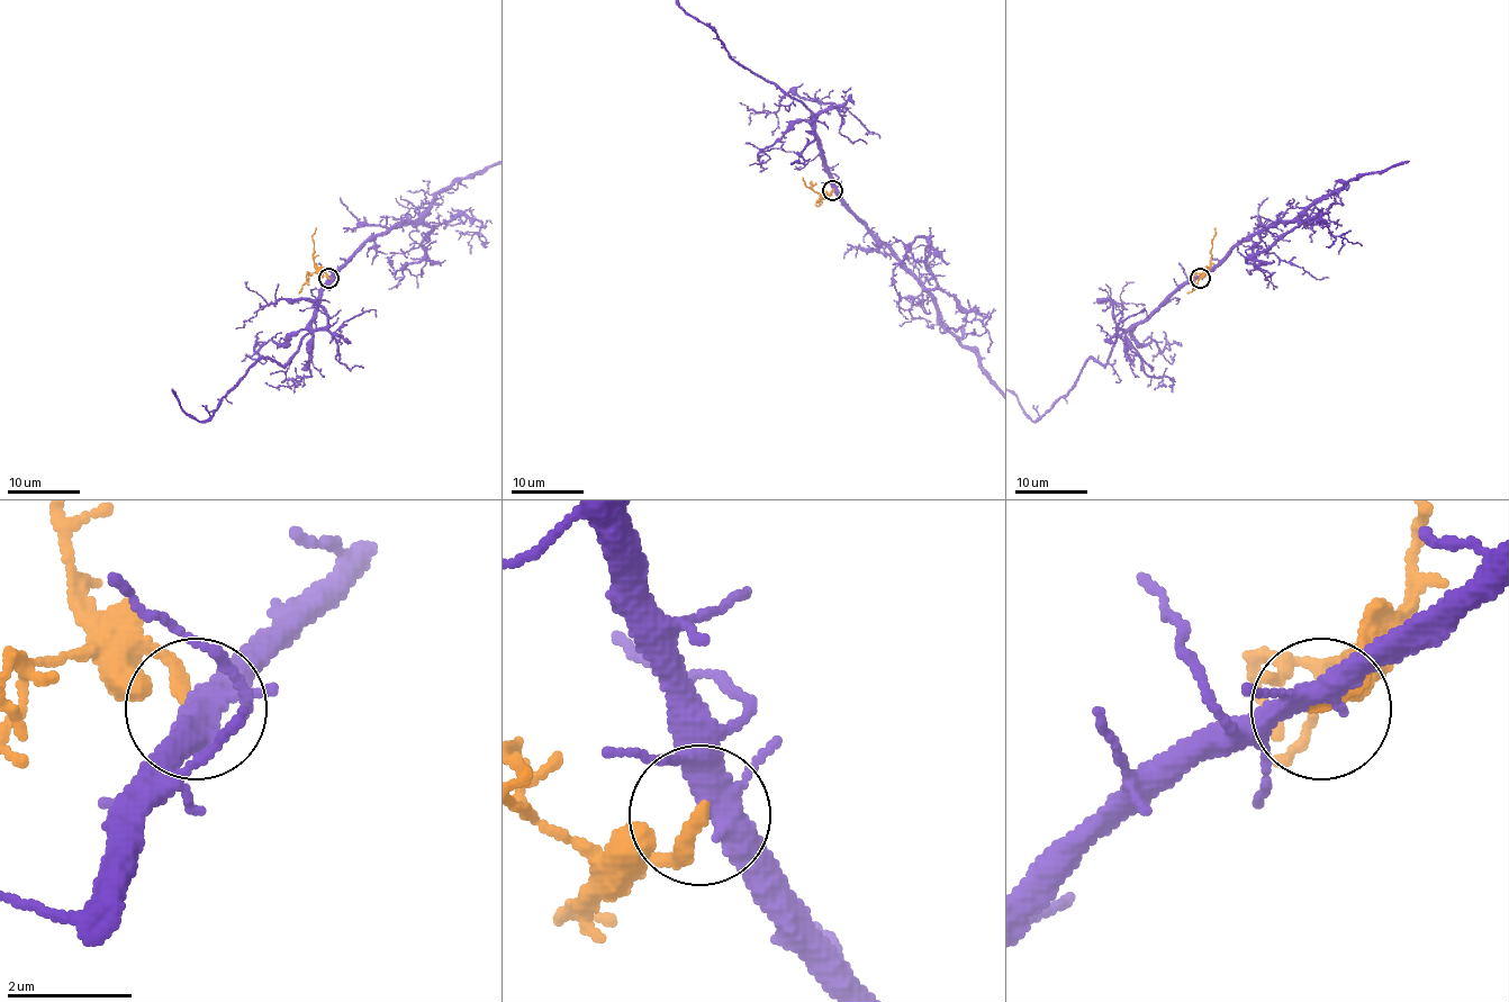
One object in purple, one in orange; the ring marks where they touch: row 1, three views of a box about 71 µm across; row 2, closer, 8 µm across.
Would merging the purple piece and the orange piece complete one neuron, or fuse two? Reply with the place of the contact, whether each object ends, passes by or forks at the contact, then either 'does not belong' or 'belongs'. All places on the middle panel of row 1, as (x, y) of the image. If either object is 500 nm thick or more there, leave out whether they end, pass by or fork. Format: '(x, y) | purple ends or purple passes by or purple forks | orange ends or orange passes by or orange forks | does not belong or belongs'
(832, 190) | purple forks | orange ends | does not belong

